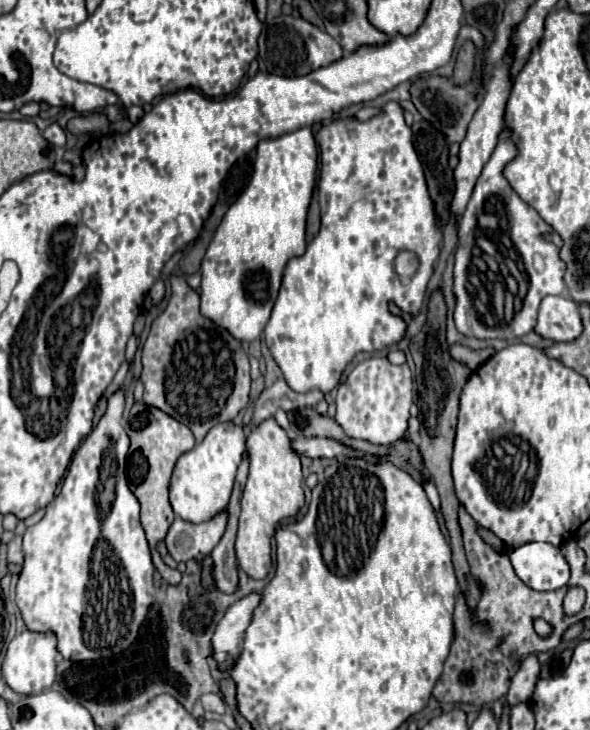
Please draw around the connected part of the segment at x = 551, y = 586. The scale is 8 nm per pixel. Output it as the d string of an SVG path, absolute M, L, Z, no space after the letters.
M526 543L510 553L512 567L522 583L534 591L554 591L568 583L570 569L560 549L550 543Z

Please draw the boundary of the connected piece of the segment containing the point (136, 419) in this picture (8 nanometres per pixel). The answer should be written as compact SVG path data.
M136 403L132 407L130 417L126 421L126 431L128 431L128 437L132 441L130 443L130 455L128 455L128 473L126 473L128 485L130 485L130 491L136 495L136 499L142 505L142 527L146 531L146 539L148 539L148 545L152 549L154 567L166 583L174 585L180 581L182 575L180 575L180 571L170 569L162 561L156 545L158 545L158 541L162 541L166 537L166 533L174 521L174 513L172 513L172 507L168 503L170 473L174 469L176 459L194 447L194 435L184 423L178 423L170 415L164 415L160 409L146 407L144 403Z

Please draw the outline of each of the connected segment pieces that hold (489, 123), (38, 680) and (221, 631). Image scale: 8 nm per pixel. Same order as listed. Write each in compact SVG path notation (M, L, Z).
M504 57L504 65L500 69L492 71L492 83L488 83L488 91L478 107L478 111L474 113L470 125L468 125L468 133L466 139L460 143L460 151L458 151L458 165L454 169L454 195L450 199L450 215L458 221L462 217L462 213L466 211L466 205L470 201L472 189L476 185L478 175L482 173L482 167L486 165L486 161L490 159L496 143L498 143L498 133L504 127L504 111L506 111L506 101L510 95L510 87L512 81L508 77L508 59Z
M24 631L22 635L16 635L12 643L8 645L4 665L2 665L2 677L6 685L20 695L38 695L52 687L56 679L56 637L52 633L32 633Z
M248 593L246 597L238 599L236 603L230 605L226 615L216 627L216 633L212 637L212 647L214 647L214 657L216 661L228 669L232 665L232 659L240 655L242 651L242 641L244 641L244 631L252 621L252 613L262 601L260 593Z

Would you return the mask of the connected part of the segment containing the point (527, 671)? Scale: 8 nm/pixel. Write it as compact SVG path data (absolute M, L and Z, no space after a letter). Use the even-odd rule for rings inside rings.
M528 655L520 669L516 671L516 675L512 677L512 683L510 683L510 689L508 689L508 703L510 705L516 705L516 703L526 703L530 697L532 697L532 691L534 691L534 685L540 677L540 663L538 663L538 657L536 655Z

